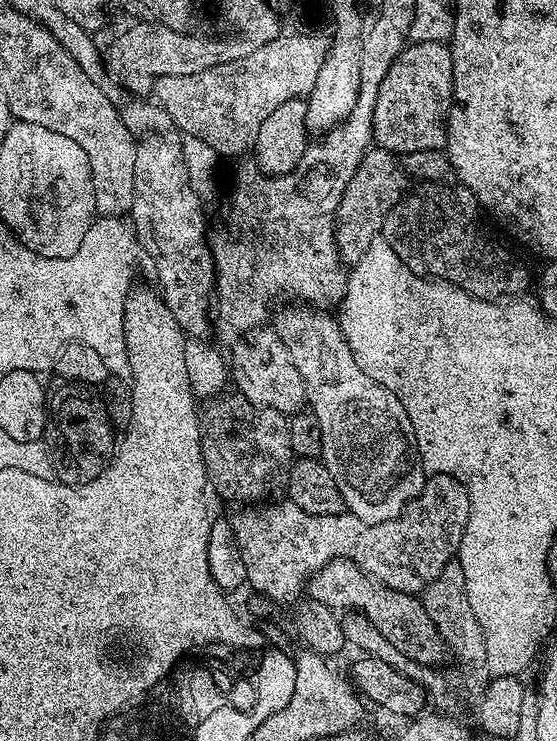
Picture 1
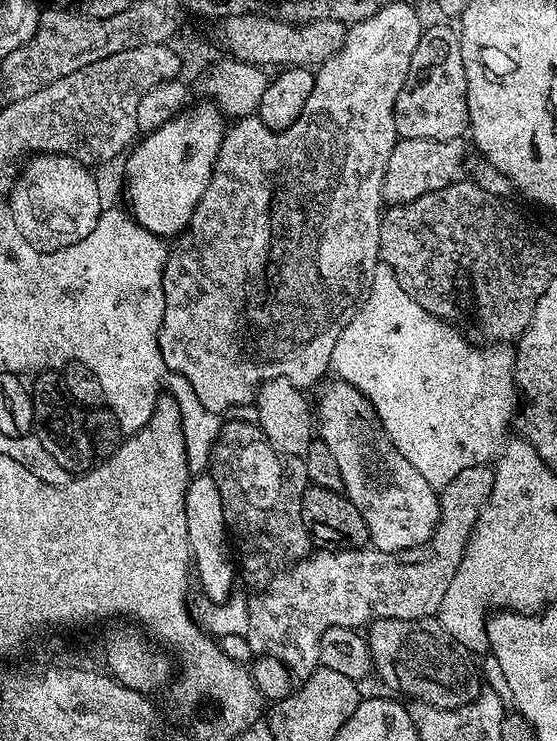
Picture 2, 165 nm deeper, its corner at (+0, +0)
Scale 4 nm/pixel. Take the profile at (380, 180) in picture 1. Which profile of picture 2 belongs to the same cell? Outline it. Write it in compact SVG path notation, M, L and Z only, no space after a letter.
M434 138L397 139L394 150L390 154L390 162L386 166L386 174L382 182L384 204L395 206L409 204L414 198L422 198L422 194L442 190L446 186L457 183L465 175L463 139L435 140Z

